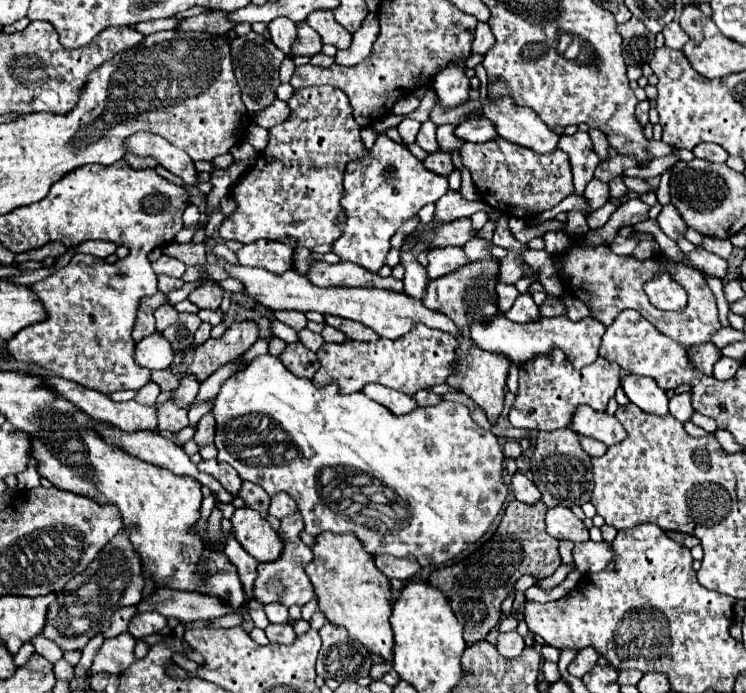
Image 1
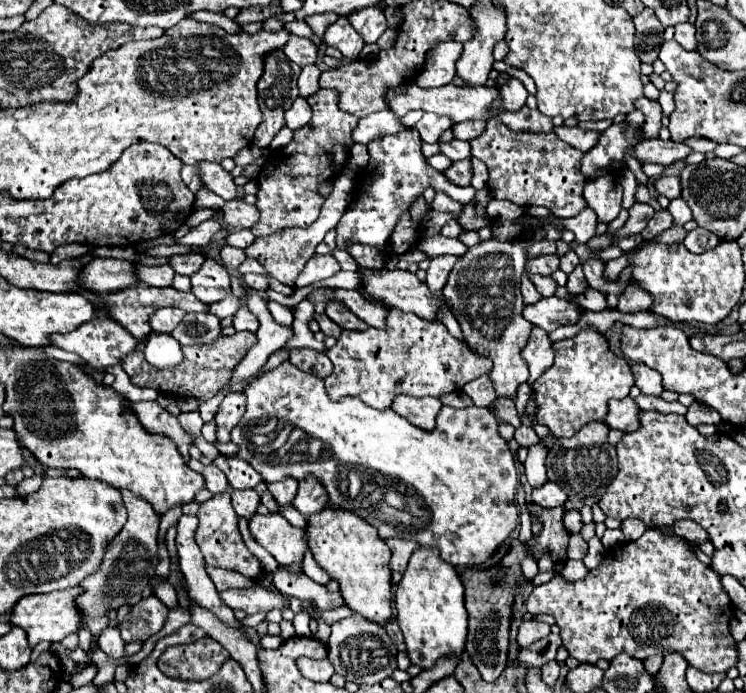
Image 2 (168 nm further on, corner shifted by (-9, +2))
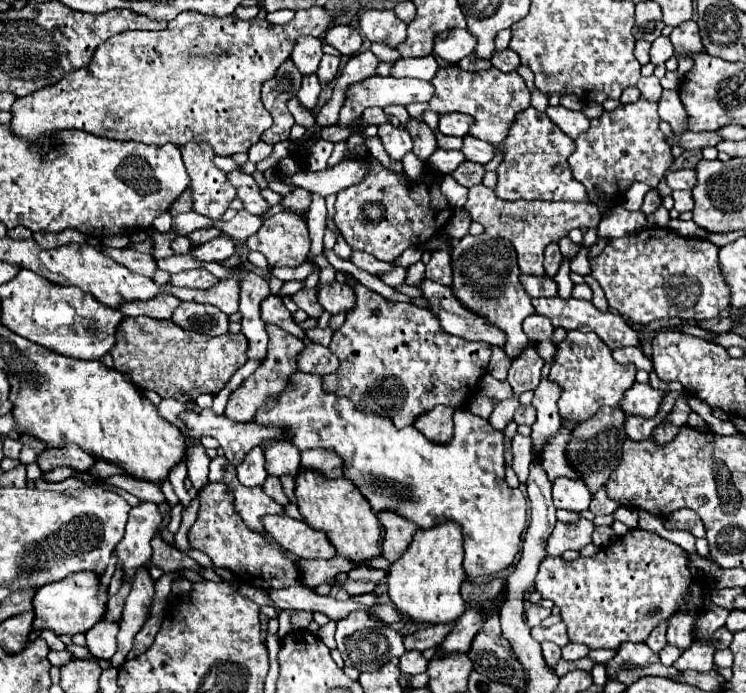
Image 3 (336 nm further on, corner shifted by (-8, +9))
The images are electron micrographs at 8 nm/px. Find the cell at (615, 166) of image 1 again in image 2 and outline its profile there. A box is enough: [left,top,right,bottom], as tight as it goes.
[633,139,691,165]

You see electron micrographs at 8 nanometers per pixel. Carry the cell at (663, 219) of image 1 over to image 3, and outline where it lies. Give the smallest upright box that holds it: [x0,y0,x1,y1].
[672,190,694,212]

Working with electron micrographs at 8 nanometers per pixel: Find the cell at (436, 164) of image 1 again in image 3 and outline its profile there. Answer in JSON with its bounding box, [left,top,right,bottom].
[452,160,486,188]

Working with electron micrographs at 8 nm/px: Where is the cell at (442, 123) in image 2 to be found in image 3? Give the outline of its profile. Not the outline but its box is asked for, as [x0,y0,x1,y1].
[406,64,530,144]

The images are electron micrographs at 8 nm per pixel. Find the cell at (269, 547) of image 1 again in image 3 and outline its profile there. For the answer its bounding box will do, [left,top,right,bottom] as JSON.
[264,516,334,558]

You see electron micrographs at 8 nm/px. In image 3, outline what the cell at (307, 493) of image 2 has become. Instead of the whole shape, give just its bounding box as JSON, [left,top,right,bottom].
[302,448,344,478]

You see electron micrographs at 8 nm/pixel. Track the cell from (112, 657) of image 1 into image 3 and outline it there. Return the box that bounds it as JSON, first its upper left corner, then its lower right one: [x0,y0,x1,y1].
[86,622,118,660]

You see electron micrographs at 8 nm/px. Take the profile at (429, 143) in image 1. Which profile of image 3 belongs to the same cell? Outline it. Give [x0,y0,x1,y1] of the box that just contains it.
[462,136,494,164]

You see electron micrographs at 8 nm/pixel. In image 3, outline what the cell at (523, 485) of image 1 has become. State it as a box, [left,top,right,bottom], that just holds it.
[552,478,592,512]

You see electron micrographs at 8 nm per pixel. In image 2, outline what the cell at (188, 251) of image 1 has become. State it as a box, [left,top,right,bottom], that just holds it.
[191,253,231,305]

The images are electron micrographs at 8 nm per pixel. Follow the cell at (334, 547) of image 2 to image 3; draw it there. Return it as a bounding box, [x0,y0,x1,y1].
[294,470,382,562]

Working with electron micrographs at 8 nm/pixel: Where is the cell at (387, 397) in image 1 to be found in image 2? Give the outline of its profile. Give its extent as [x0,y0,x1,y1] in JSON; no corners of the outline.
[391,395,441,429]

